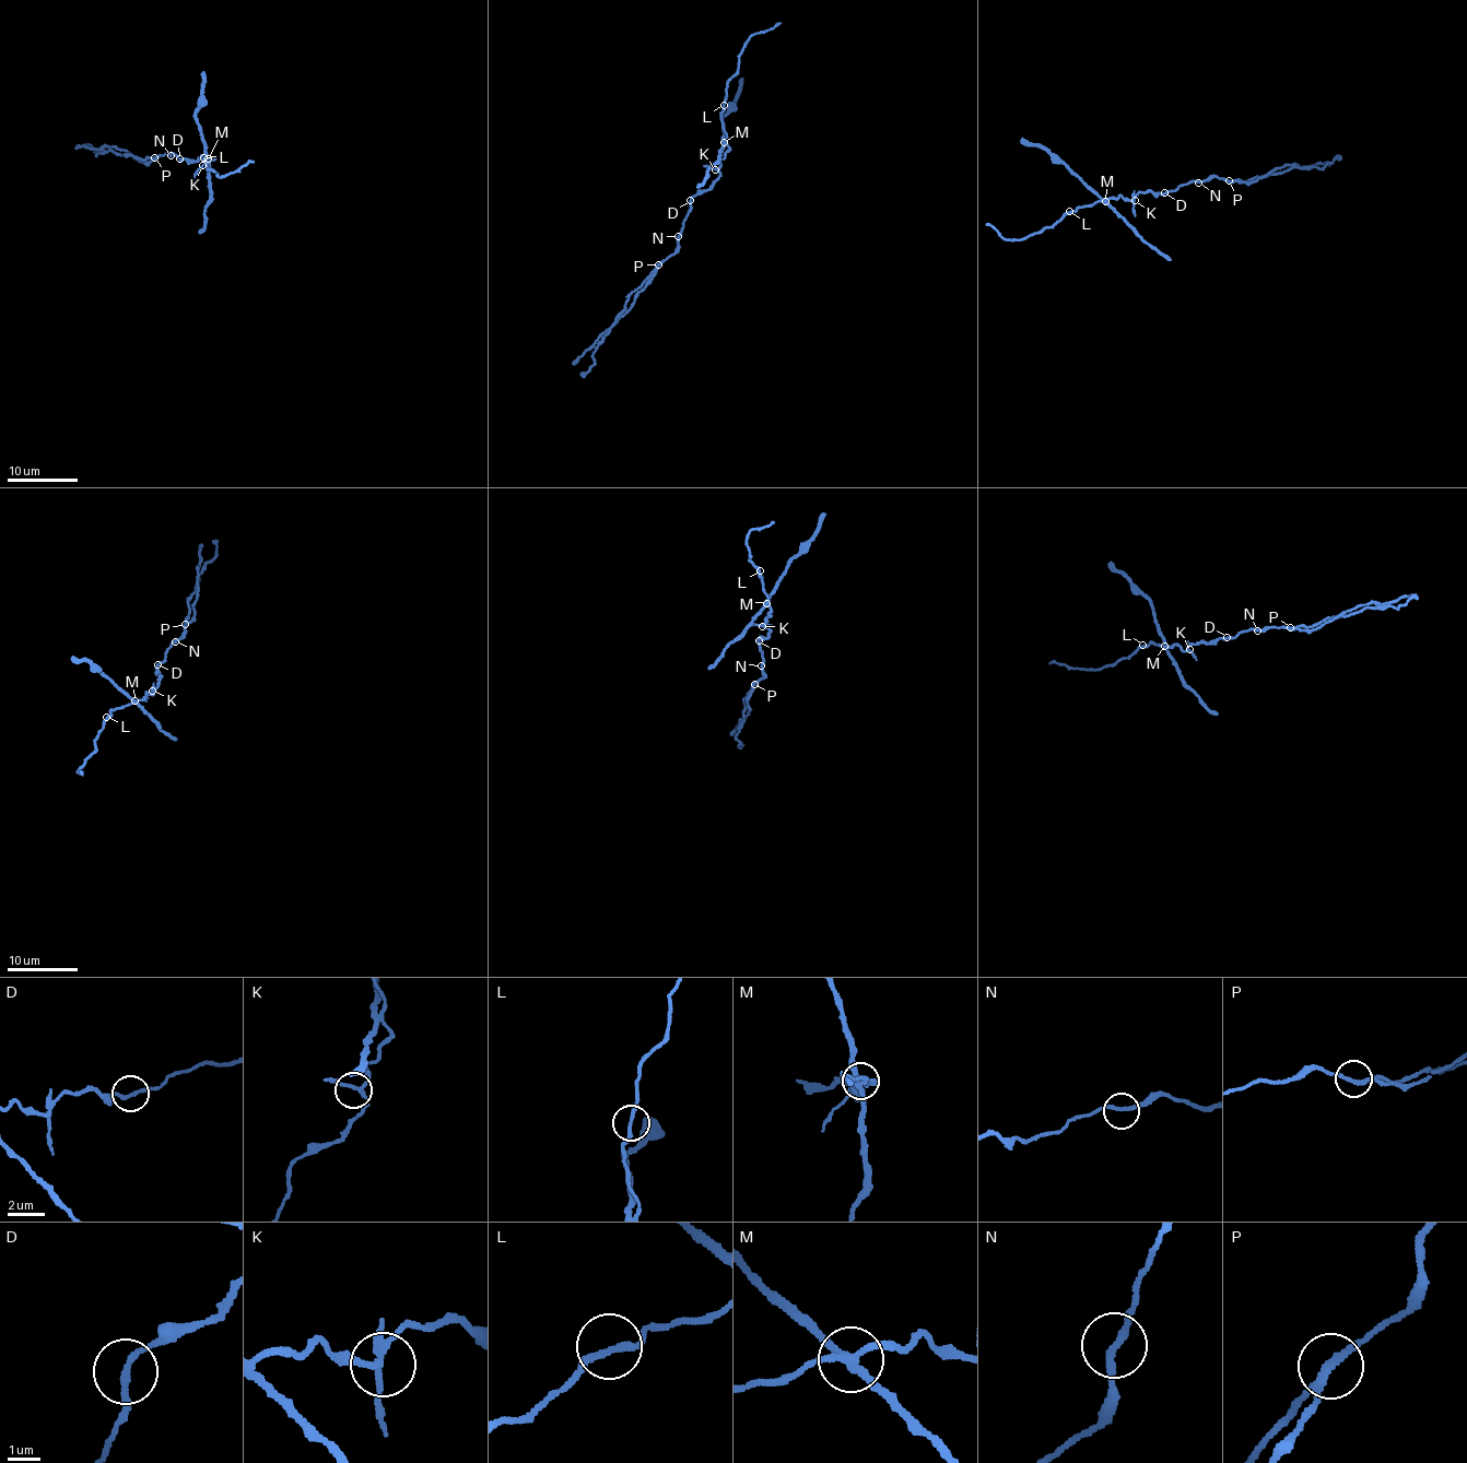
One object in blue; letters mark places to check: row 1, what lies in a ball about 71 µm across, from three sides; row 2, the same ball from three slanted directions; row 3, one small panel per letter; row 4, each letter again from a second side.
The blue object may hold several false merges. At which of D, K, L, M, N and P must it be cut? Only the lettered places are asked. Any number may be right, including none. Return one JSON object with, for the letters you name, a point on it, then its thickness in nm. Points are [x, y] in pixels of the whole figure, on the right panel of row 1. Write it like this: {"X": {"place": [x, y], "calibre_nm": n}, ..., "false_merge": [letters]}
{"M": {"place": [1105, 201], "calibre_nm": 260}, "P": {"place": [1229, 180], "calibre_nm": 200}, "false_merge": ["M", "P"]}

